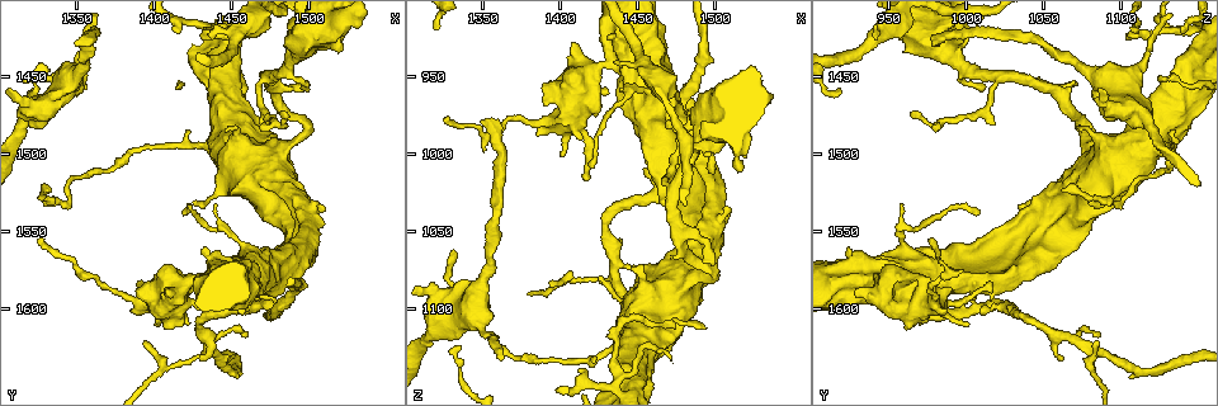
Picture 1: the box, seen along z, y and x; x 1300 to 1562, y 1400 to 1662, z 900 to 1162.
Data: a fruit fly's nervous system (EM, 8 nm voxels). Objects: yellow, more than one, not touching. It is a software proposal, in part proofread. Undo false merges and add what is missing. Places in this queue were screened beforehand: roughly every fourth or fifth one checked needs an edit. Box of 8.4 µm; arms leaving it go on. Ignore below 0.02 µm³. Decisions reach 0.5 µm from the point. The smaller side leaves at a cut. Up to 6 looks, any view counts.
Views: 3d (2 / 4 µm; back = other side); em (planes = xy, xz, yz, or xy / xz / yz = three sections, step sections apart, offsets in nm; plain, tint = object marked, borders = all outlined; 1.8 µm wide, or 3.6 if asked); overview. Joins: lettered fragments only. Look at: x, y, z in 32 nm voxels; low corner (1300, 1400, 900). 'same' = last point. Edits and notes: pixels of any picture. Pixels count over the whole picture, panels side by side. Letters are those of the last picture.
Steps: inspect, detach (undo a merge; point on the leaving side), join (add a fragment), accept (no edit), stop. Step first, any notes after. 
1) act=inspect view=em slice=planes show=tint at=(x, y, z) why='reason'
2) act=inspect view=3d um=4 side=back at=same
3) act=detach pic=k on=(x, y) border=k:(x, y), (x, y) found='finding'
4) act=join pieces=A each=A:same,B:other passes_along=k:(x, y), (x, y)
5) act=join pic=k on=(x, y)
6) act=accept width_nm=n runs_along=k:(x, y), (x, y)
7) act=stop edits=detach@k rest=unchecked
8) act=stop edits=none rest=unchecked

act=inspect view=em slice=planes show=tint at=(1406, 1588, 926) why='branch stops here'

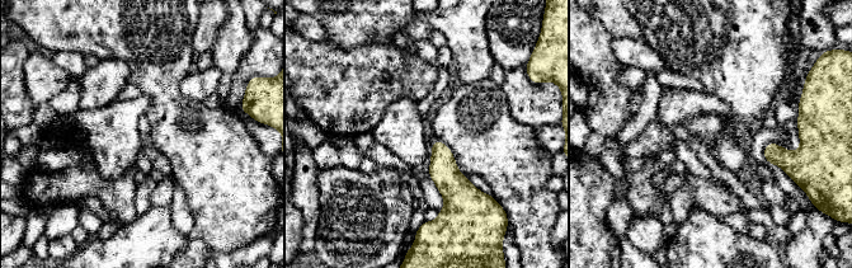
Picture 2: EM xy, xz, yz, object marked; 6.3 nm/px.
act=inspect view=em slice=planes show=borders at=same

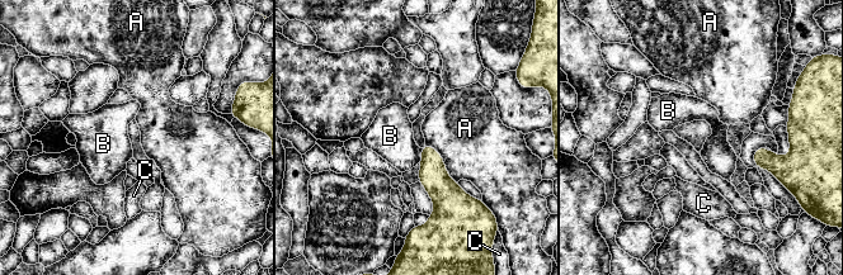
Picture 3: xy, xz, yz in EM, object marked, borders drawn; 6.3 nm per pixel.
act=accept width_nm=130 each=A:other,B:other,C:other found='no lettered fragment goes on from it'

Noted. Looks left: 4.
act=inspect view=3d um=2 side=back at=(1458, 1588, 1006) why='thick end'

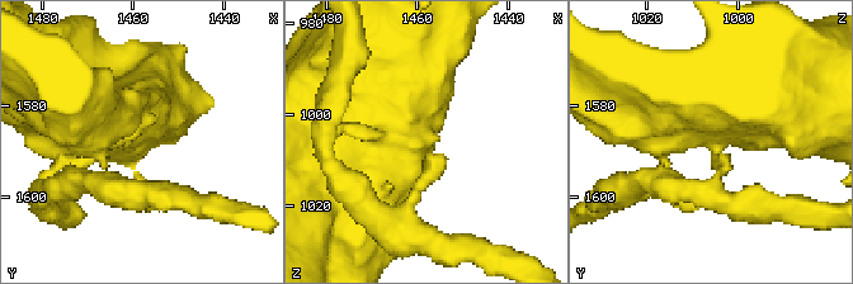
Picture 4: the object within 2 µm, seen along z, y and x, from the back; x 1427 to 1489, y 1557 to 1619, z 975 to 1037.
act=inspect view=em slice=planes show=tint at=(1458, 1587, 1005) why='need the tissue'

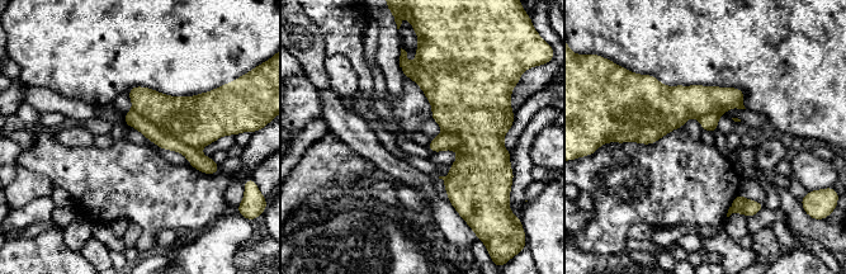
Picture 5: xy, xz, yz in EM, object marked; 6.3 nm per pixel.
act=inspect view=em slice=planes show=borders at=same why='what lies round it'

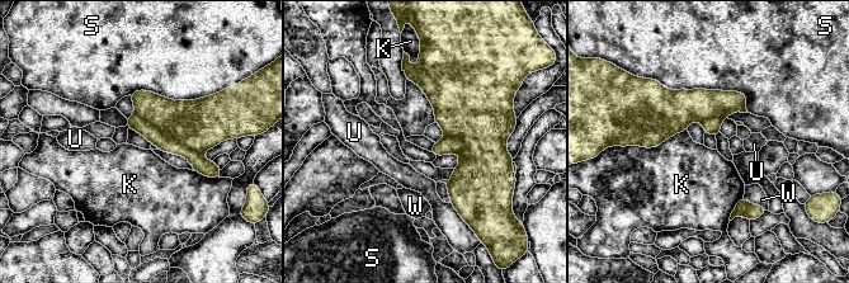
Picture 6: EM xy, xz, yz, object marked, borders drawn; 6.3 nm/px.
act=detach pic=6 on=(135, 122) each=K:other,S:other,U:other,W:other found='a second cell is stuck on'

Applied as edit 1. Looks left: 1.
act=inspect view=em um=3.6 slice=planes show=borders at=(1446, 1518, 1096) why='thick turns thin'

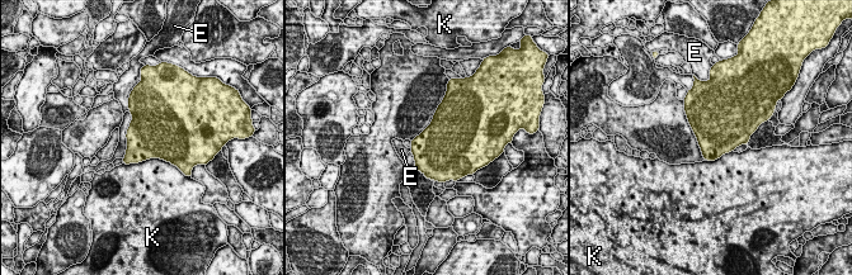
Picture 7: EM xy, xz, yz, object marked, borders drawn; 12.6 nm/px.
act=accept each=E:other,K:other border=7:(127, 100), (128, 109) found='continuous, no second cell'

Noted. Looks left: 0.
act=stop edits=detach@6 rest=unchecked

